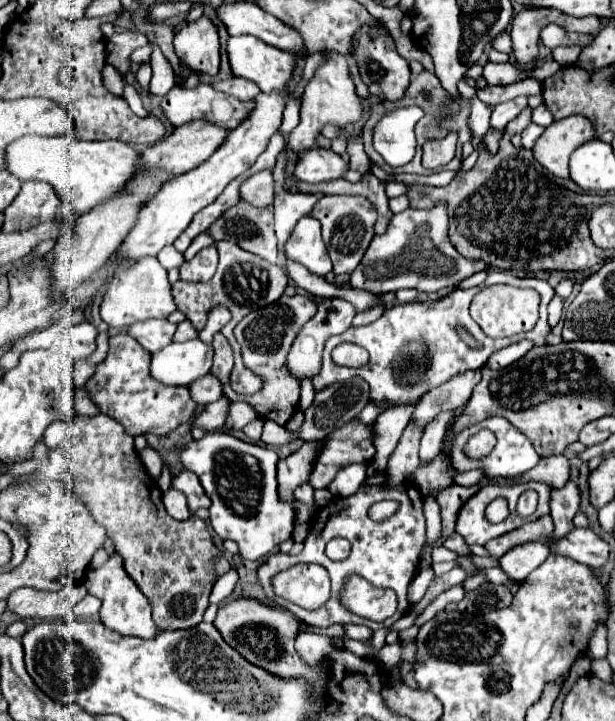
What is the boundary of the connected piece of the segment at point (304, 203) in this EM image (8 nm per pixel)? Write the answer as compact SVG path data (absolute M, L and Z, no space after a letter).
M287 148L277 156L277 164L273 168L273 182L275 182L275 232L279 238L279 250L283 250L285 240L289 238L291 230L295 228L297 220L311 212L315 202L324 195L317 194L289 194L285 190L285 174L287 174Z

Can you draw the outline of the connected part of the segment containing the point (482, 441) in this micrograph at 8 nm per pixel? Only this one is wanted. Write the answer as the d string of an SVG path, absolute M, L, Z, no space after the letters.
M477 432L475 436L469 438L469 442L465 444L463 452L465 452L469 458L481 460L481 458L485 458L485 456L493 450L495 442L497 442L497 440L495 440L493 434L489 434L489 432Z

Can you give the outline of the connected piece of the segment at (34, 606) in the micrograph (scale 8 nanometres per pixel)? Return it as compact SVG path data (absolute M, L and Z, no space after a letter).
M65 586L59 592L17 588L7 598L7 608L21 618L73 618L73 606L87 594L85 586Z

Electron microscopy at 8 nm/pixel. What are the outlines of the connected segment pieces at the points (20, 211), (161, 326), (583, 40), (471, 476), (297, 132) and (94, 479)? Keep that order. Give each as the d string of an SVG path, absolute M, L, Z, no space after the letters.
M39 180L23 182L19 196L5 210L3 232L29 230L41 222L53 220L57 212L59 212L59 200L51 184Z
M145 320L129 326L129 334L151 354L159 352L167 344L173 342L173 334L177 330L177 324L171 324L167 320Z
M549 24L541 30L541 42L547 48L557 48L557 46L589 46L593 42L593 36L581 36L581 34L571 34L571 32L563 32L563 28L557 24Z
M478 468L463 474L458 474L455 477L454 482L465 487L470 487L477 484L484 476L485 473L483 472L483 469Z
M333 52L331 58L321 68L317 68L315 76L307 84L307 90L305 90L303 102L301 102L299 126L287 136L287 142L295 154L303 154L317 142L325 124L345 128L349 124L355 124L361 118L361 112L363 112L363 98L359 98L355 92L355 84L351 80L347 60L345 60L345 56Z
M103 414L93 418L77 416L75 422L69 426L67 434L69 438L63 442L63 446L51 452L49 456L47 478L71 484L75 496L89 506L91 516L101 526L105 526L107 536L113 540L115 552L123 556L125 572L147 596L153 608L153 620L159 630L181 630L197 626L203 620L203 614L209 606L207 600L211 594L211 586L219 576L223 576L229 570L229 560L215 546L207 530L207 524L197 516L193 516L193 520L179 522L165 512L157 482L147 474L133 446L133 438L125 434L125 430L117 420Z

